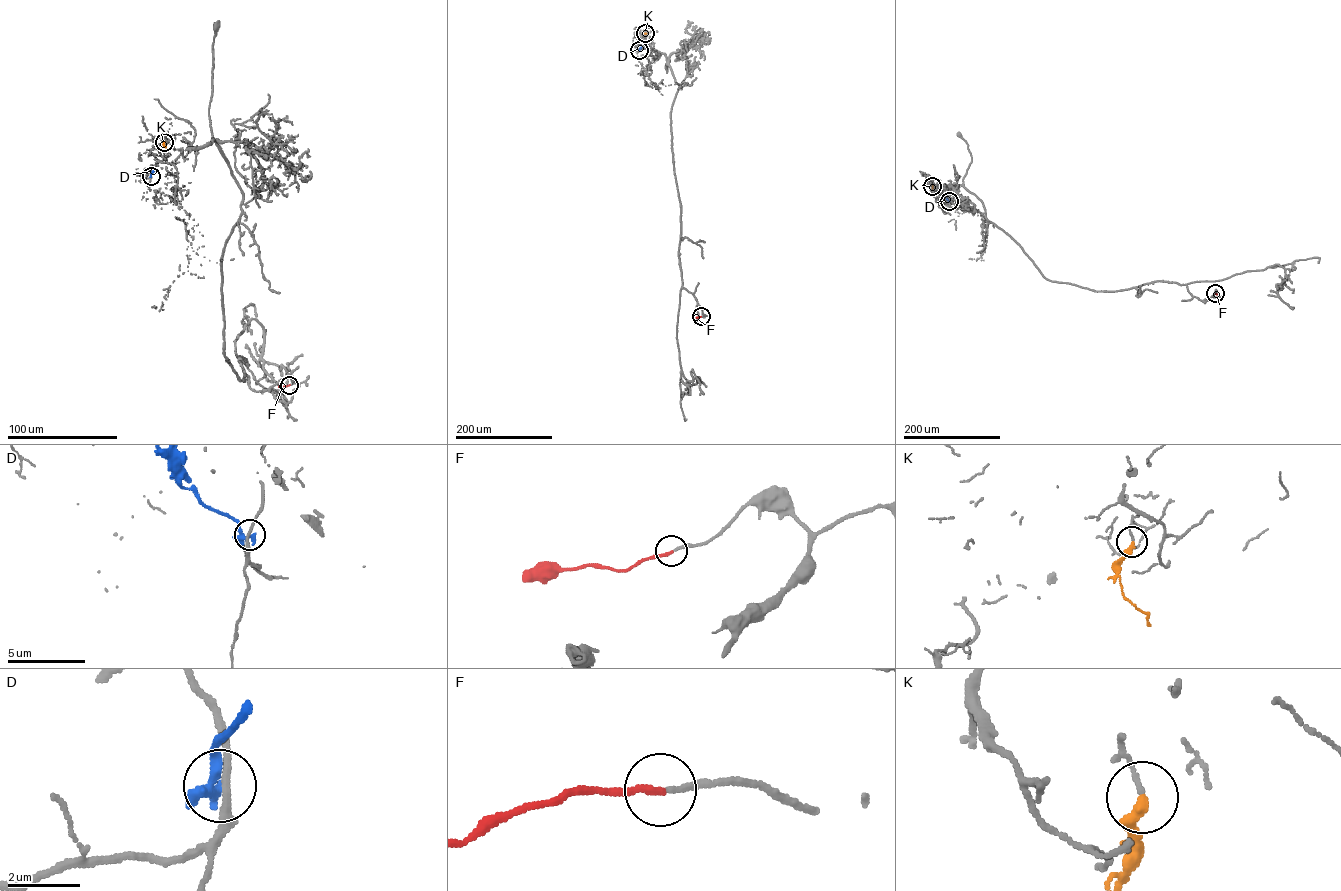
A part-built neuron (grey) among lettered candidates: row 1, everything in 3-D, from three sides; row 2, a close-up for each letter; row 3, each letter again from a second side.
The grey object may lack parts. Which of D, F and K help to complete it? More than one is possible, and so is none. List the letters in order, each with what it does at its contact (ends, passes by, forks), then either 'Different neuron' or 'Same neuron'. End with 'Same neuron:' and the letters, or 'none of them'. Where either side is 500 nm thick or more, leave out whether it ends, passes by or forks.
D: It ends there. Different neuron
F: It ends there. Same neuron
K: It ends there. Different neuron
Same neuron: F

